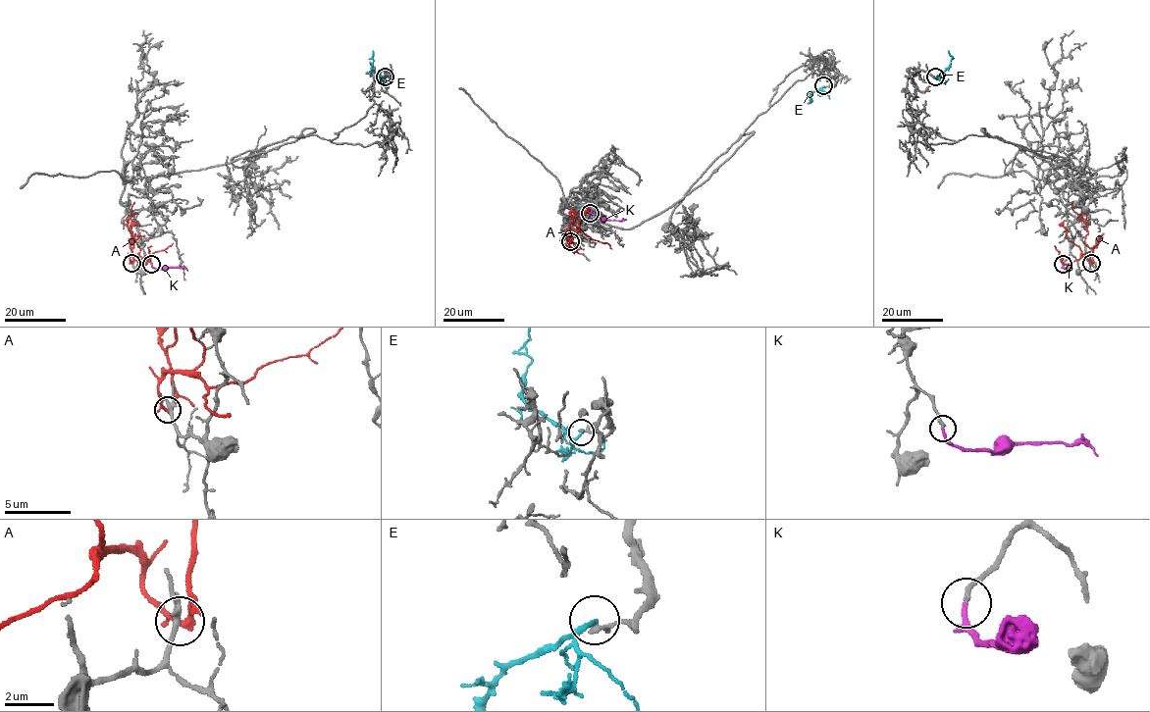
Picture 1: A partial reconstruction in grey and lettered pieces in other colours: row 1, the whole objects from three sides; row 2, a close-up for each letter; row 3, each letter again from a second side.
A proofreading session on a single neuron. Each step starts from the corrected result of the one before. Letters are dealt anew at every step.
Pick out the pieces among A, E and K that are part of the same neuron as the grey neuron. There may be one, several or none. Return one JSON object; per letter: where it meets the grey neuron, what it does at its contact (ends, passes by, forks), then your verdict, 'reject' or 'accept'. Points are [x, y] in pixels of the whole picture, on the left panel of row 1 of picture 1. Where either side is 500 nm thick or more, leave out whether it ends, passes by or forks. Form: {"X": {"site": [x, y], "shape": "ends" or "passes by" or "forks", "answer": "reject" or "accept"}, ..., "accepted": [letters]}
{"A": {"site": [131, 263], "shape": "passes by", "answer": "reject"}, "E": {"site": [385, 76], "shape": "ends", "answer": "reject"}, "K": {"site": [151, 264], "shape": "passes by", "answer": "accept"}, "accepted": ["K"]}

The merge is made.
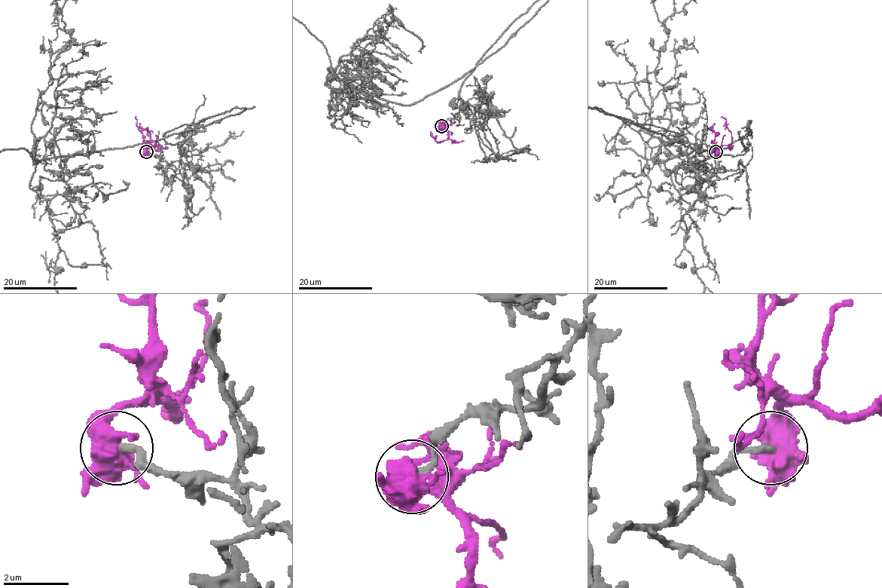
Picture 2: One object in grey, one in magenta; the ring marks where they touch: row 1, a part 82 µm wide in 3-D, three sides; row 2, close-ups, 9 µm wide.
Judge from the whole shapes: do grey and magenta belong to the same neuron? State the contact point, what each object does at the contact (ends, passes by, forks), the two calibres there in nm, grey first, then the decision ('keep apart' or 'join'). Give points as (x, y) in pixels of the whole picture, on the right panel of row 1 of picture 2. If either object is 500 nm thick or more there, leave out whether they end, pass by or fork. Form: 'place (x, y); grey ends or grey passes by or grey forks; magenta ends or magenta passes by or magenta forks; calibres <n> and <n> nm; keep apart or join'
place (715, 151); calibres 220 and 500 nm; keep apart

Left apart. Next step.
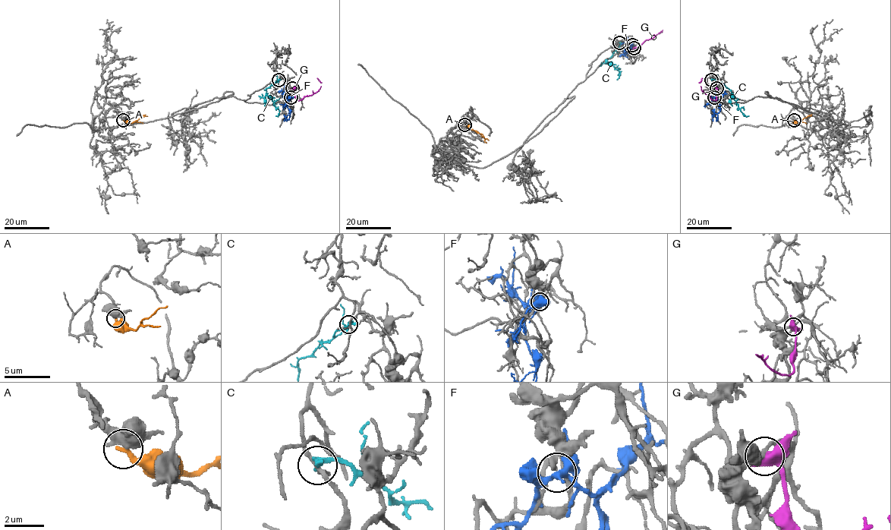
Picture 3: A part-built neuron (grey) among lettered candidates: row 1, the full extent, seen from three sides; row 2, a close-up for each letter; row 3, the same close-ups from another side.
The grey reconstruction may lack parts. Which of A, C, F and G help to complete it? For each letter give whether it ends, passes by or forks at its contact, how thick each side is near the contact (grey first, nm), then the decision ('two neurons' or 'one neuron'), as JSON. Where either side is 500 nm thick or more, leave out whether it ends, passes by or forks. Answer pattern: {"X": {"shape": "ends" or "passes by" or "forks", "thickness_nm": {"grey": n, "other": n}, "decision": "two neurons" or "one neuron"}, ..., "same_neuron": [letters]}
{"A": {"thickness_nm": {"grey": 500, "other": 280}, "decision": "two neurons"}, "C": {"shape": "ends", "thickness_nm": {"grey": 180, "other": 320}, "decision": "two neurons"}, "F": {"shape": "forks", "thickness_nm": {"grey": 320, "other": 280}, "decision": "two neurons"}, "G": {"shape": "forks", "thickness_nm": {"grey": 180, "other": 440}, "decision": "two neurons"}, "same_neuron": []}

